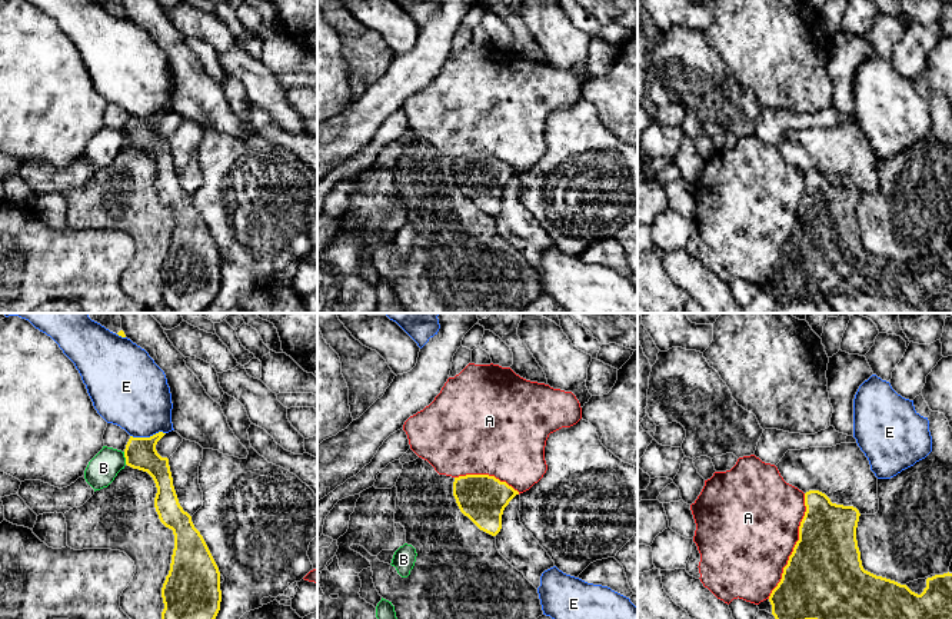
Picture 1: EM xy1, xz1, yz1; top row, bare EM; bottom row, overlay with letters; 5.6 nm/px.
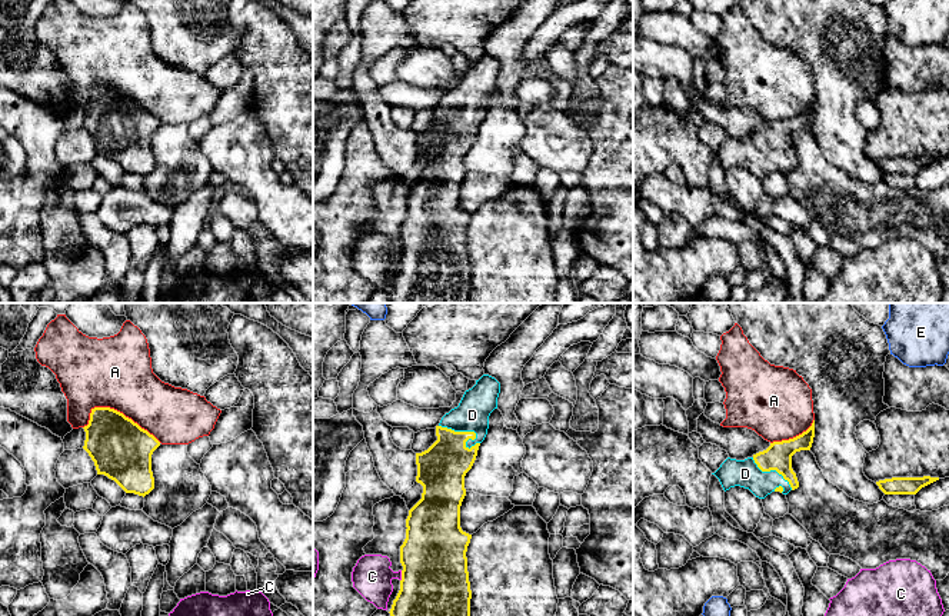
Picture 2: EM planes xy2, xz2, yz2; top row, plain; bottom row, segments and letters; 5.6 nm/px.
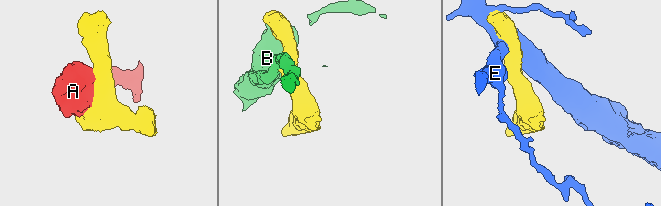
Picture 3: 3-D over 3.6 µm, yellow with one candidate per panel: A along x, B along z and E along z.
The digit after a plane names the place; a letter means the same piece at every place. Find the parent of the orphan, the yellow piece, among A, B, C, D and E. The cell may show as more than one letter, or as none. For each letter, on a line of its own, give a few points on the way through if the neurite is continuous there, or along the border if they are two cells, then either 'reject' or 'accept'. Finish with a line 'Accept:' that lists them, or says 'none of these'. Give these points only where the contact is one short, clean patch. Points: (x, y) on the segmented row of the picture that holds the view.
A: reject
B: border xy1 (123, 452), (126, 463); reject
C: border xz2 (402, 570), (400, 580); reject
D: way xz2 (443, 466), (455, 449), (472, 432), (472, 415); accept
E: reject
Accept: D

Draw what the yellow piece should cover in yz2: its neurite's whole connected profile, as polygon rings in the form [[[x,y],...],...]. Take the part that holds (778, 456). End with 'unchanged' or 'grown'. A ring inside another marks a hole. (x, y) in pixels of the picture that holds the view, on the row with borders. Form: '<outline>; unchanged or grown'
[[[815,420],[802,434],[770,446],[747,457],[736,460],[727,457],[715,475],[723,490],[740,486],[749,489],[756,497],[765,499],[772,492],[787,495],[799,487],[796,473],[792,469],[792,456],[800,450],[810,450],[815,437]]]; grown

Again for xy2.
[[[110,407],[91,409],[89,424],[83,429],[86,432],[83,449],[94,462],[97,475],[114,480],[126,493],[144,497],[154,489],[151,454],[160,446],[160,442],[153,434]]]; unchanged

